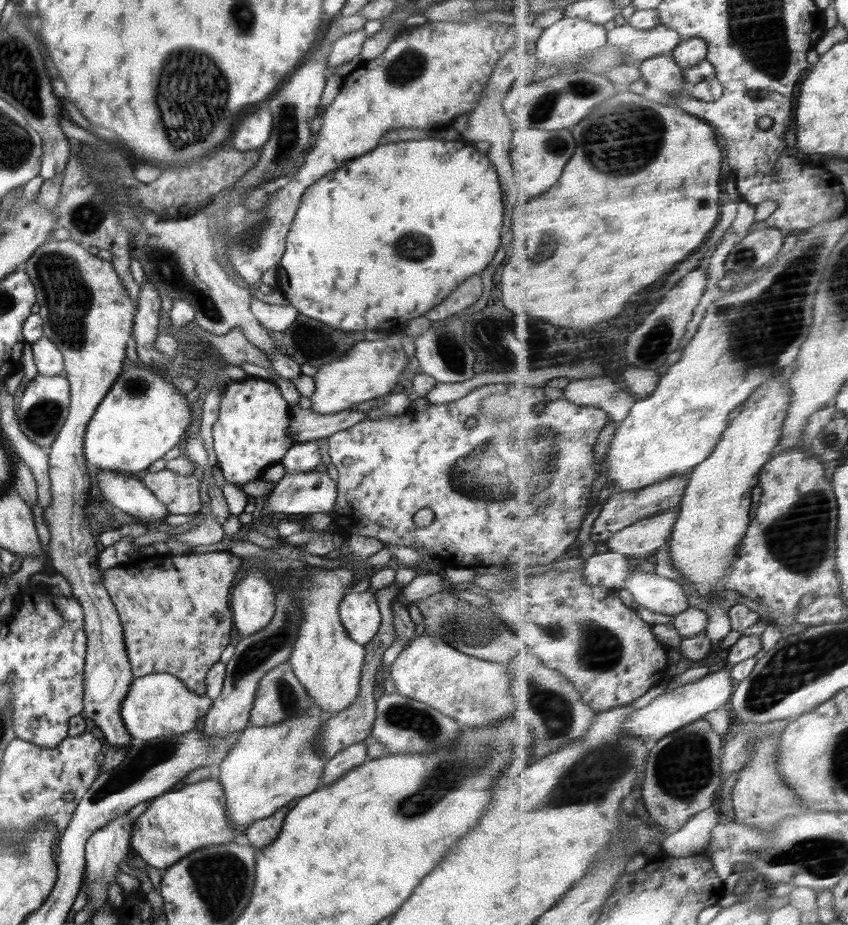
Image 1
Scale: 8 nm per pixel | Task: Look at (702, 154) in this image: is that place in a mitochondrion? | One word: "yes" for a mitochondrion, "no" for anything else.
no

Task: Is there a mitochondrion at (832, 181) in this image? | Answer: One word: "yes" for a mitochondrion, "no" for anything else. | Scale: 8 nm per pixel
no

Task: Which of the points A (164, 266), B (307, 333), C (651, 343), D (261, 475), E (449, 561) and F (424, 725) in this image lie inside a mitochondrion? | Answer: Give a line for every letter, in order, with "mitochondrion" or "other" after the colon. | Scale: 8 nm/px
A: mitochondrion
B: other
C: mitochondrion
D: other
E: other
F: mitochondrion

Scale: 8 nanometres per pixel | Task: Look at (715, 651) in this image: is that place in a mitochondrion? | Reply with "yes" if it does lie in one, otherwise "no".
no

